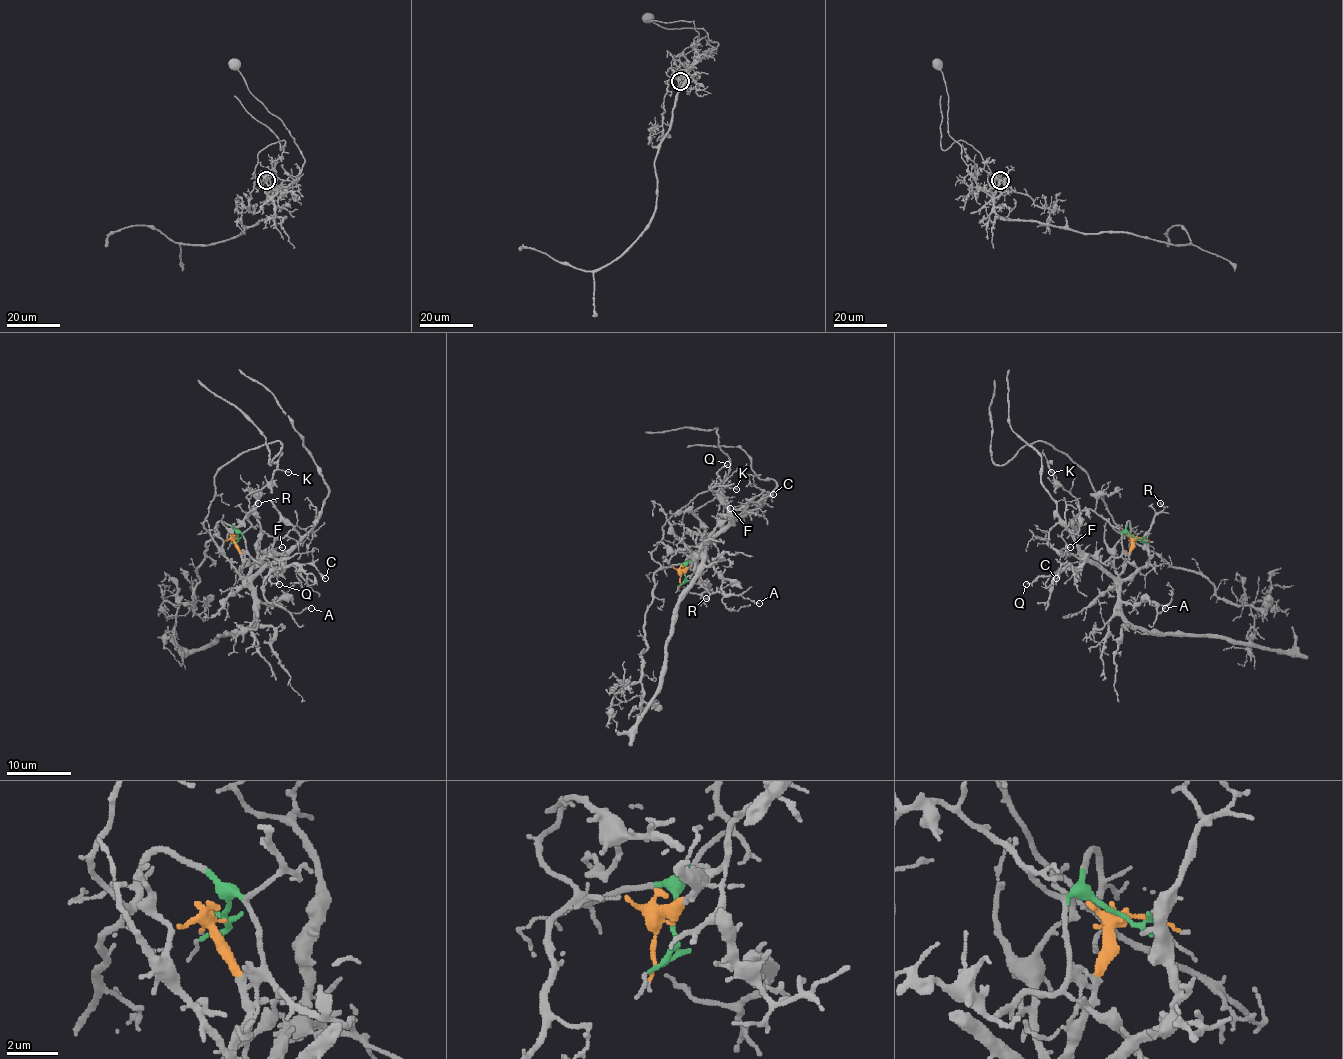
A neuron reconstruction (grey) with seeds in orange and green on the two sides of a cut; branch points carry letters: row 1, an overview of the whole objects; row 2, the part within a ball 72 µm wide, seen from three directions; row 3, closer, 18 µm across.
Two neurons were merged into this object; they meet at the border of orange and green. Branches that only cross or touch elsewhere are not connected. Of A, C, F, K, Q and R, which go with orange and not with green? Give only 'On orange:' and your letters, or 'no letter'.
On orange: A, C, F, Q, R

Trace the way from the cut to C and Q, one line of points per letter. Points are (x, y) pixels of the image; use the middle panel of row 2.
C: (684, 573), (690, 565), (687, 562), (690, 557), (725, 525), (732, 514), (749, 503), (757, 503), (774, 494)
Q: (684, 573), (690, 557), (727, 523), (727, 504), (717, 493), (717, 472), (727, 464)

